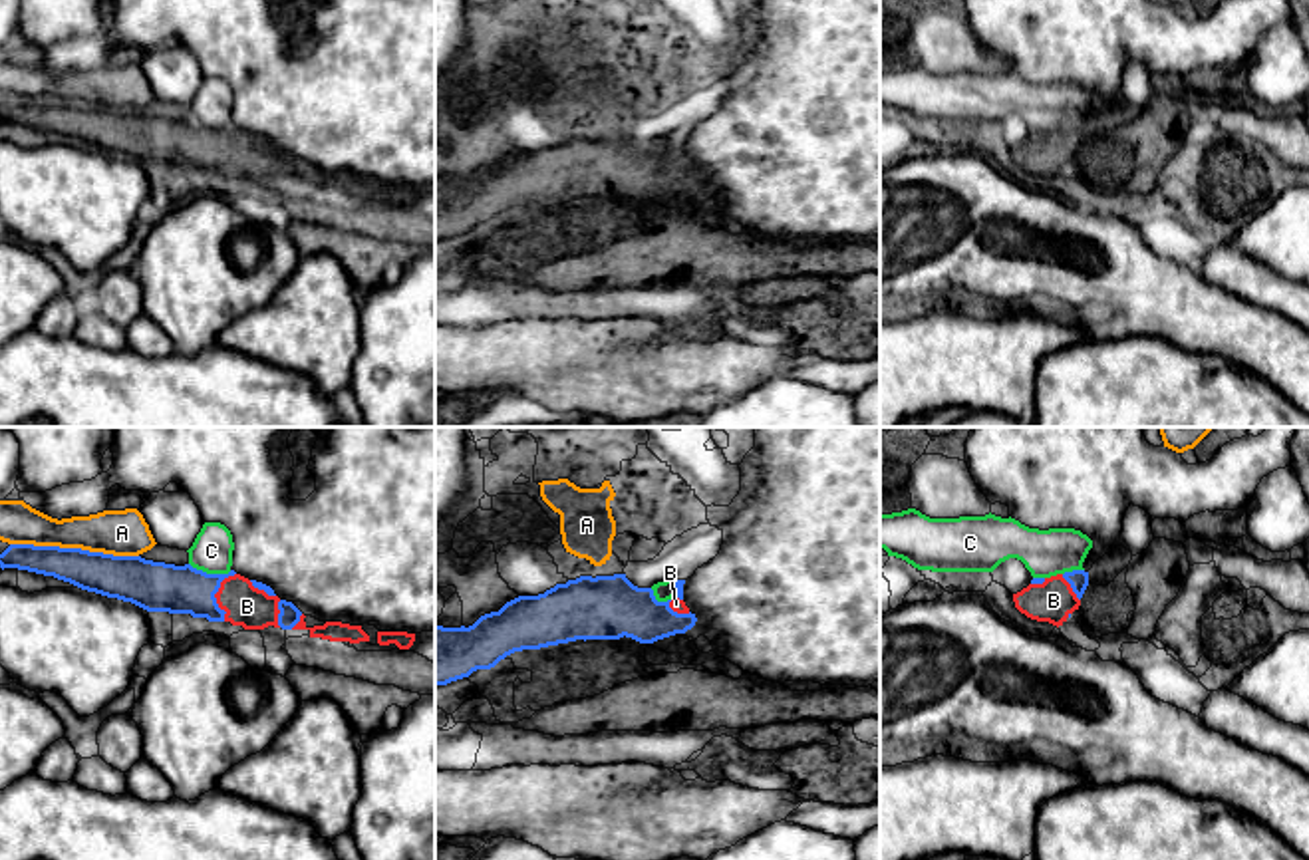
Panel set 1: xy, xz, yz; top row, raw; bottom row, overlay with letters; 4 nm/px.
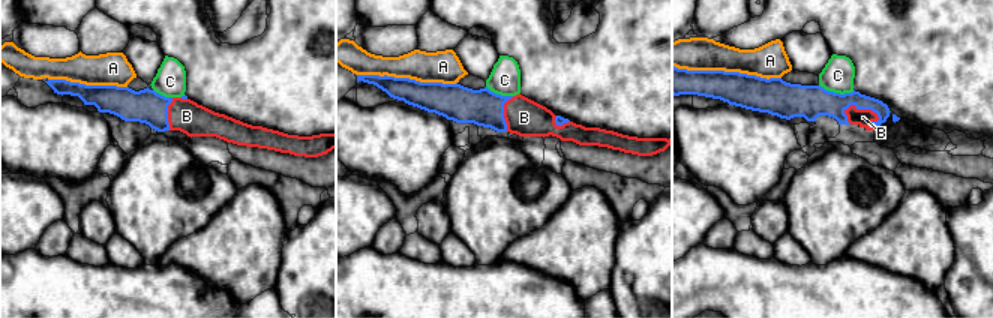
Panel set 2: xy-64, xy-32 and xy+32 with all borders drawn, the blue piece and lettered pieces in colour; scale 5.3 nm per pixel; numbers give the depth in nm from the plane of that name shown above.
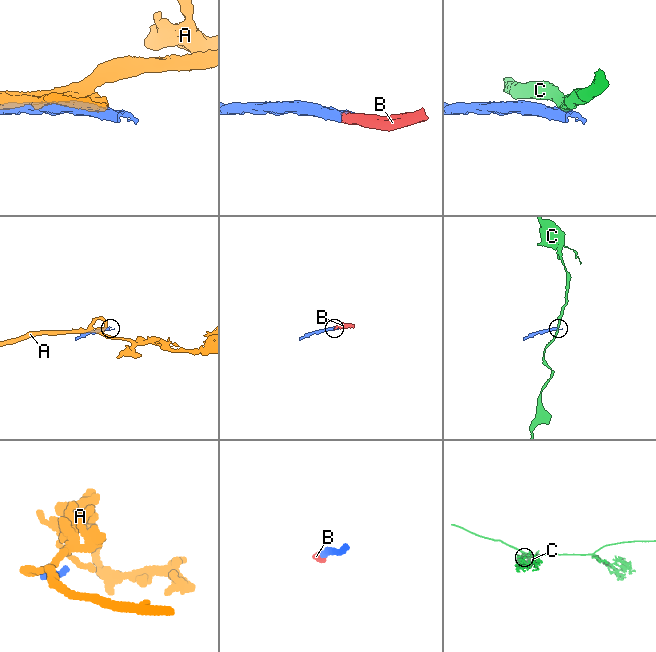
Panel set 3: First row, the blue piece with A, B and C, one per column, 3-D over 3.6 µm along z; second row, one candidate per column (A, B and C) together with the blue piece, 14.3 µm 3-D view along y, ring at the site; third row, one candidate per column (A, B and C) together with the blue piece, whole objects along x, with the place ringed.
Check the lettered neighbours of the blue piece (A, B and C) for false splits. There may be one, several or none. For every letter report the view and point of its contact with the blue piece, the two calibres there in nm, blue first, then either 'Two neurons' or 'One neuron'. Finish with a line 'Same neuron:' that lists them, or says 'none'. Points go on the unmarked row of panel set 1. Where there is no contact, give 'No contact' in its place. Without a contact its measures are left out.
A: Touches blue at xy (74, 104). Thickness 180 nm (blue) against 190 nm. Two neurons
B: Touches blue at xy (215, 147). Thickness 200 nm (blue) against 170 nm. One neuron
C: Touches blue at xy (211, 130). Thickness 200 nm (blue) against 160 nm. Two neurons
Same neuron: B

